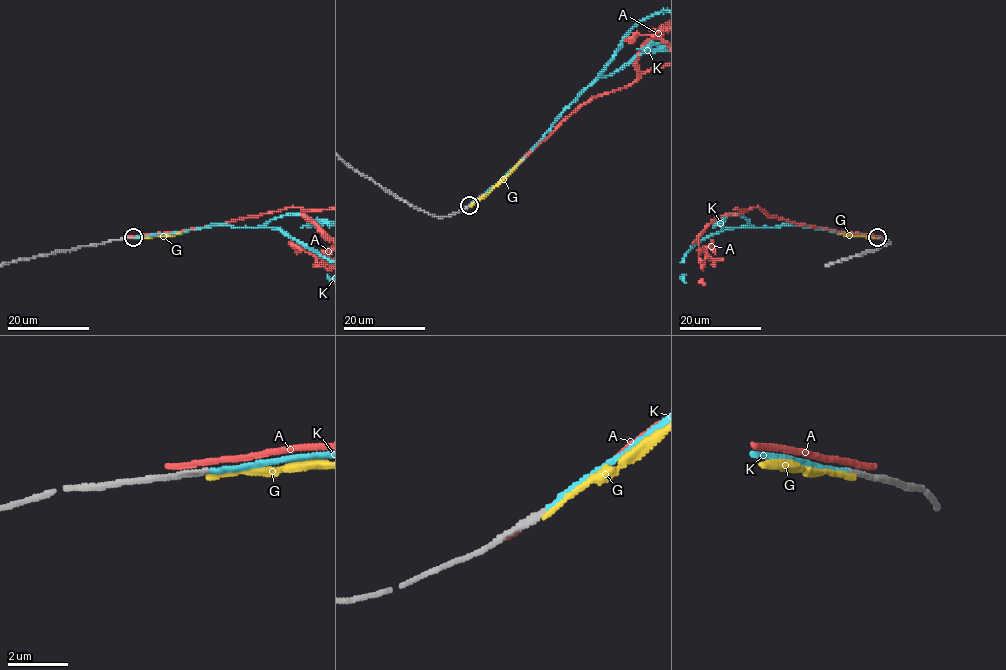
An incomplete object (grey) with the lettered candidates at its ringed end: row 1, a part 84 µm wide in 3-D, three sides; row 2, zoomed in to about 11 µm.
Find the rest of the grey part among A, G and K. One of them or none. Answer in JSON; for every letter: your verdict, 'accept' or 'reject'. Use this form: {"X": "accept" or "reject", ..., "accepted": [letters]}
{"A": "reject", "G": "reject", "K": "accept", "accepted": ["K"]}

